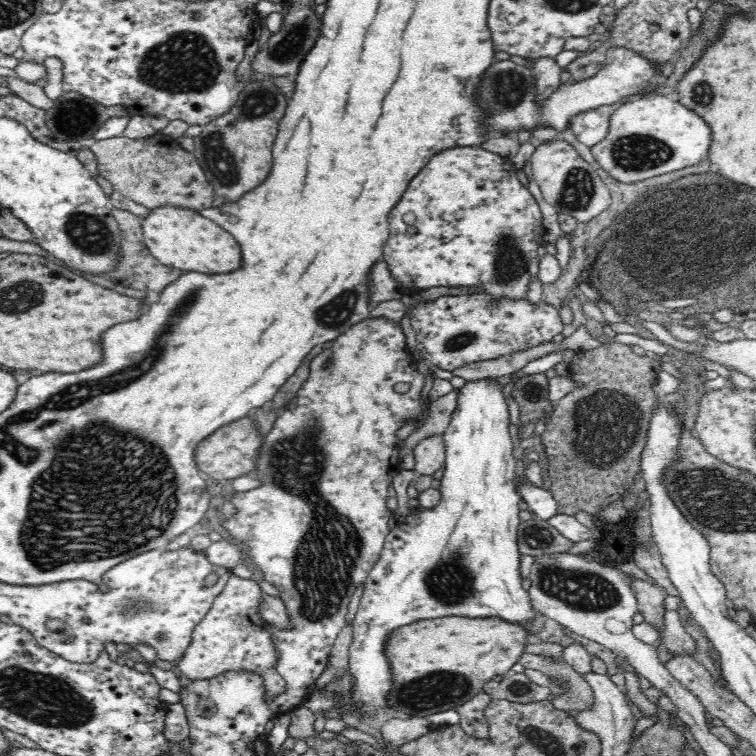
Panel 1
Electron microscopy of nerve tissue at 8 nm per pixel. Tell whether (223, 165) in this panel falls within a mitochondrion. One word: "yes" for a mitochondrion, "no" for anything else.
yes

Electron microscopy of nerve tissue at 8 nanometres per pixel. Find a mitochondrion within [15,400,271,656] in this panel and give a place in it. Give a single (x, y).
(144, 604)

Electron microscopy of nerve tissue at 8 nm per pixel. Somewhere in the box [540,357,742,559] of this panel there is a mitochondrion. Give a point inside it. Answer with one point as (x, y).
(607, 423)

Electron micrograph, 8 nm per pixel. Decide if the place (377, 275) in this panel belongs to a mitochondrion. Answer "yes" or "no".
yes

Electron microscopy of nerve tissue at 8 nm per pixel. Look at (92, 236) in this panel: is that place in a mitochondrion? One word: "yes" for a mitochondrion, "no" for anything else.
yes

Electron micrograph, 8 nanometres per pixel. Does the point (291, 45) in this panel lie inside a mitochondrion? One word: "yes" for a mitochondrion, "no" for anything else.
yes

